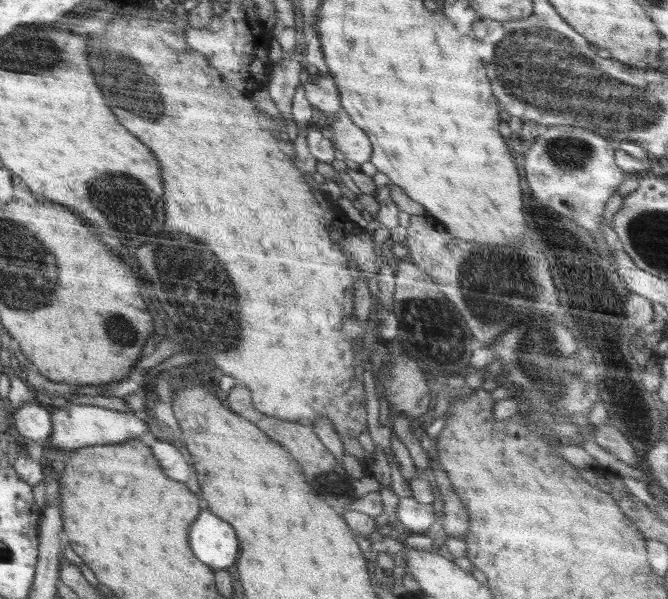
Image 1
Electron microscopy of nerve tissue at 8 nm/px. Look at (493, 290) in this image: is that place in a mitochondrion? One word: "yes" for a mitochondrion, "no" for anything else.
yes

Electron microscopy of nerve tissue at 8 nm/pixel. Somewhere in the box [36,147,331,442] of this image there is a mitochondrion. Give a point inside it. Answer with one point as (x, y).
(196, 284)

